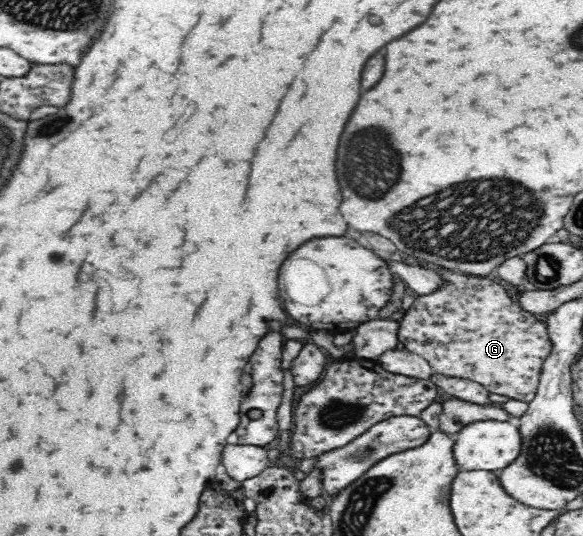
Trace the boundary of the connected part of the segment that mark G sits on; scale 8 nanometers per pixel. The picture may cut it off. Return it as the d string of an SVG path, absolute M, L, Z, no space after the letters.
M445 268L439 269L438 273L445 278L446 284L433 293L428 293L423 297L416 297L415 301L411 303L411 307L403 311L403 317L398 321L398 342L403 343L405 350L424 357L433 368L434 373L447 377L468 379L481 384L481 386L485 387L489 393L503 395L507 399L517 399L517 401L525 401L525 403L529 403L537 393L543 363L545 363L545 360L549 357L553 348L553 342L551 342L551 338L549 338L547 324L543 321L537 320L535 314L529 313L519 307L517 302L513 302L511 298L509 298L505 289L503 289L500 284L491 281L491 279L467 276L465 274L461 275L460 273Z

